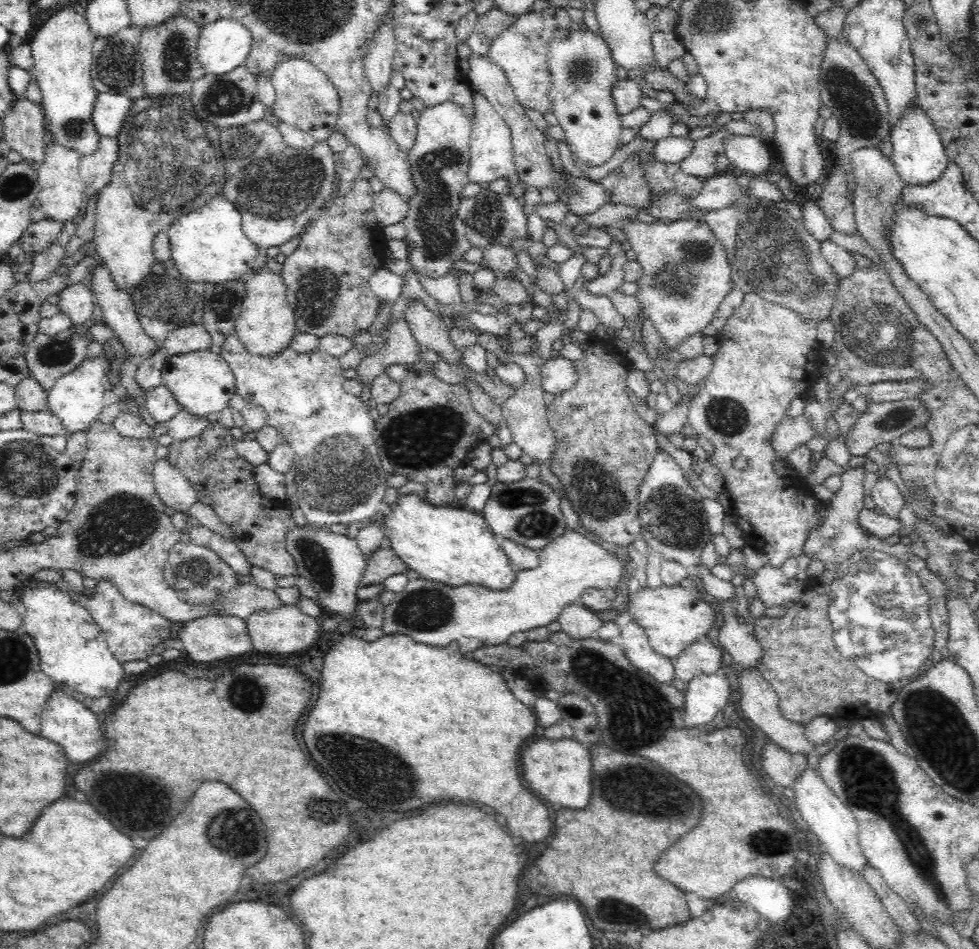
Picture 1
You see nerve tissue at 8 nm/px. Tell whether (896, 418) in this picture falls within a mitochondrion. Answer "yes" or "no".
yes

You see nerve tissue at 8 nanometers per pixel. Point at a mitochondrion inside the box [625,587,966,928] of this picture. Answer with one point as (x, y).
(869, 782)

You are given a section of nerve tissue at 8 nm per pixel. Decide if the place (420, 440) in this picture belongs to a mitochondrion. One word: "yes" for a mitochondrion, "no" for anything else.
yes

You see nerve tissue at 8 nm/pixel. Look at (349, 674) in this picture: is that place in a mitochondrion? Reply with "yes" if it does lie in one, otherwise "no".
no

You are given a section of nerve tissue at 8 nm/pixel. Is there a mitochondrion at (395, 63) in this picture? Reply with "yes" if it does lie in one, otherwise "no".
no

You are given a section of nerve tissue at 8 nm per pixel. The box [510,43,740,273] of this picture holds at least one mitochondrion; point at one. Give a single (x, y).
(582, 69)

